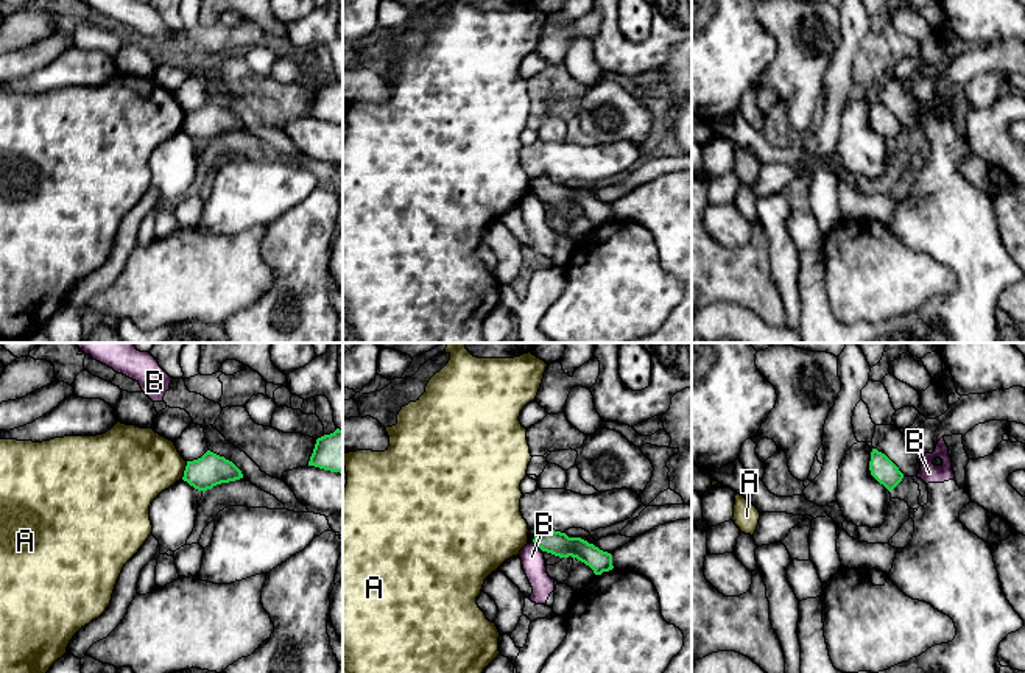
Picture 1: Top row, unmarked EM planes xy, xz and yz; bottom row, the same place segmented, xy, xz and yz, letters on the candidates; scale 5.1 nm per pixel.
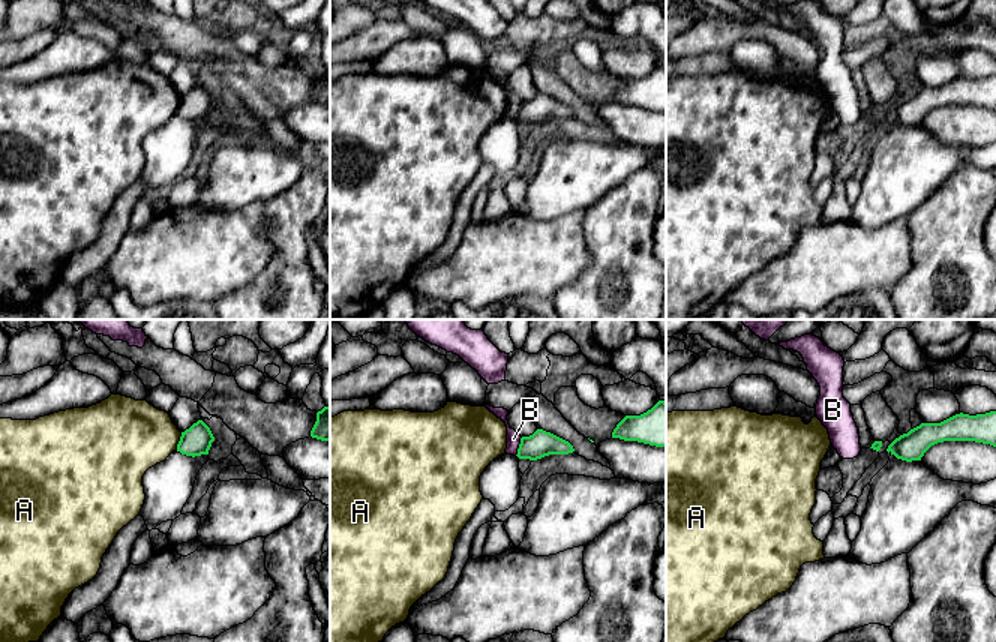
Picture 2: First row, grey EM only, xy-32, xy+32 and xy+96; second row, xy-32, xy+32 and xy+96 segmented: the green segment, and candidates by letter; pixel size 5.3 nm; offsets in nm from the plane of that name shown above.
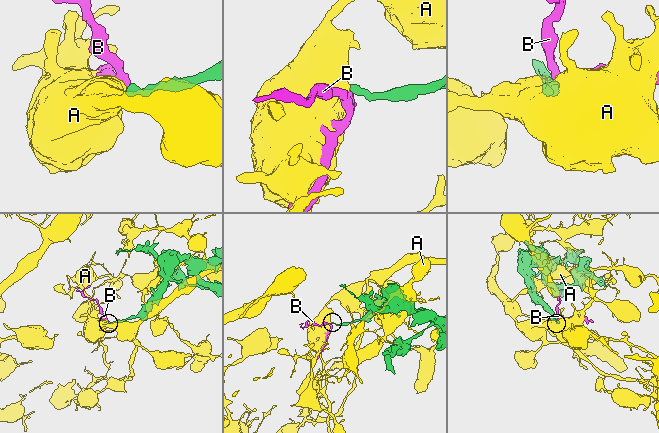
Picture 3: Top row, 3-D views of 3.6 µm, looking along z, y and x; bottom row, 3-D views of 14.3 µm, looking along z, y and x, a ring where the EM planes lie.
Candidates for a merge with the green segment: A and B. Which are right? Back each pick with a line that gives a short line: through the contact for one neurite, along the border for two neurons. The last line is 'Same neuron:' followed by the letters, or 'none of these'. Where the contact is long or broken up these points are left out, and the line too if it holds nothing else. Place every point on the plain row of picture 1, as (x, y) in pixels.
Same neuron: none of these

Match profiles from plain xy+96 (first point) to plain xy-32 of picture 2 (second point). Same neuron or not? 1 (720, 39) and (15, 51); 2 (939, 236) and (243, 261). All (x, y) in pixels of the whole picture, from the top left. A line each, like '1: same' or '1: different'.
1: same
2: different

